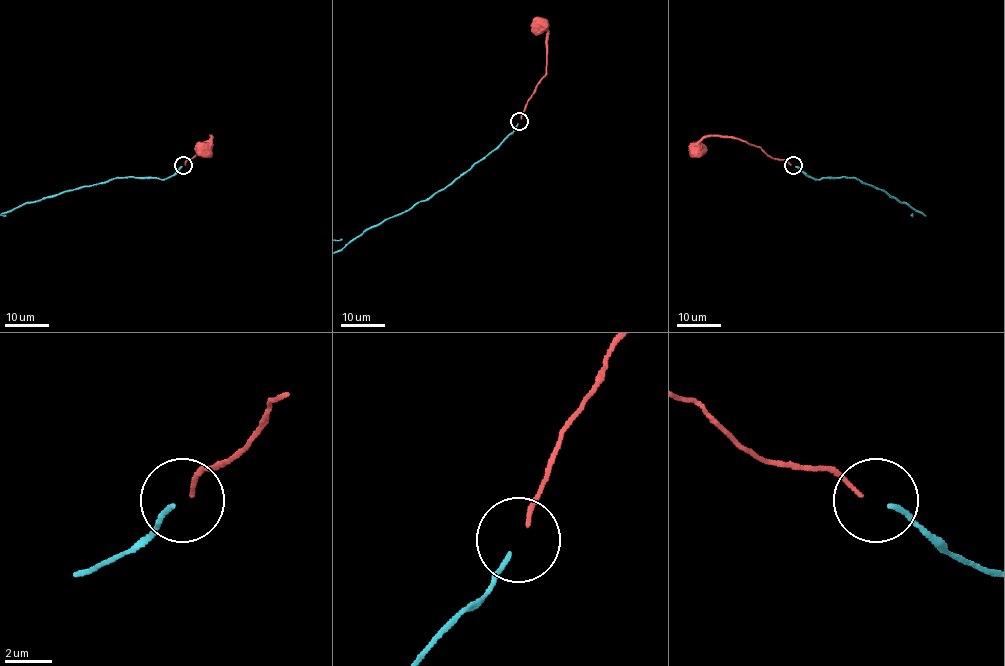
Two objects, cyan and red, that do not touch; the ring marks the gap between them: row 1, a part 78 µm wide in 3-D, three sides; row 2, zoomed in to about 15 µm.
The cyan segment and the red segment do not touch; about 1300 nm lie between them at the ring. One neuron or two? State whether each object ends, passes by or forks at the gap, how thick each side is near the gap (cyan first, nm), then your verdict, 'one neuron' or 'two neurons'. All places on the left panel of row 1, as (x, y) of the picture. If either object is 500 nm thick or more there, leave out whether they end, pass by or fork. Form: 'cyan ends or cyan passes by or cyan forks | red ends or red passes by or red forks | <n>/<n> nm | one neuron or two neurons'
cyan ends | red ends | 200/150 nm | one neuron

